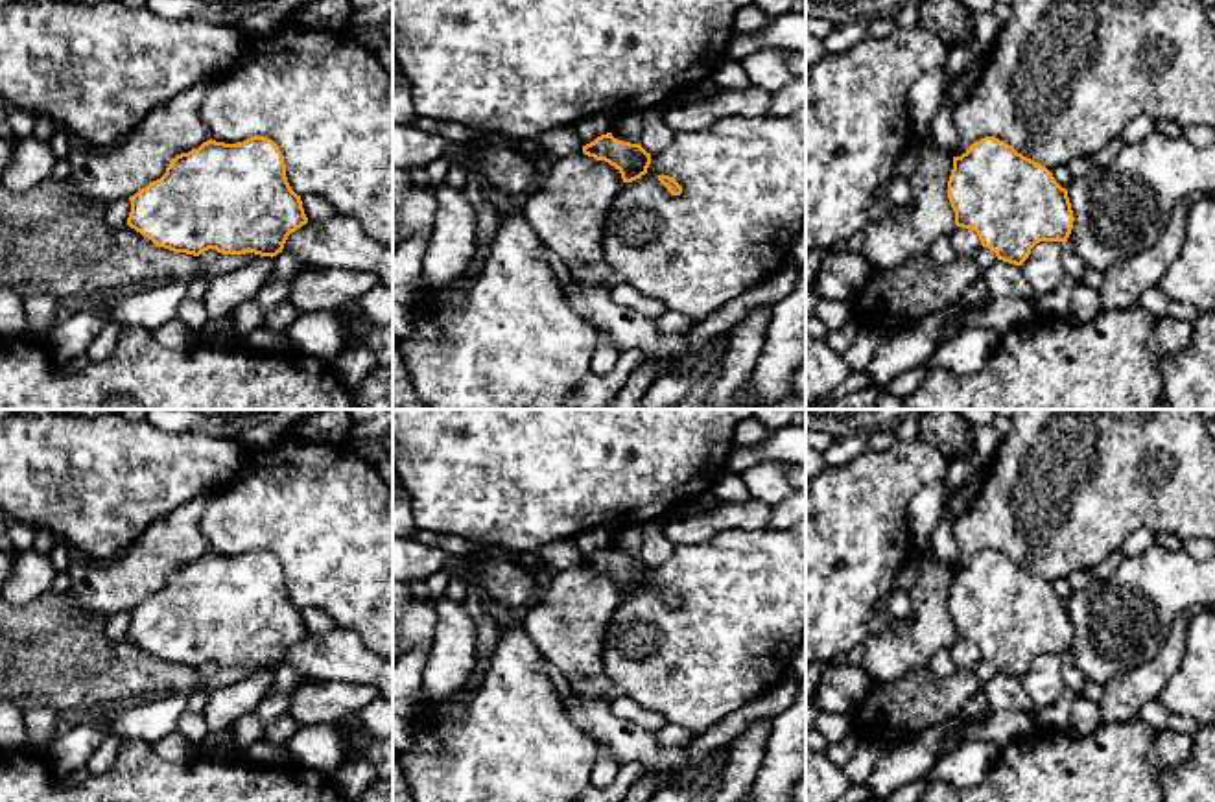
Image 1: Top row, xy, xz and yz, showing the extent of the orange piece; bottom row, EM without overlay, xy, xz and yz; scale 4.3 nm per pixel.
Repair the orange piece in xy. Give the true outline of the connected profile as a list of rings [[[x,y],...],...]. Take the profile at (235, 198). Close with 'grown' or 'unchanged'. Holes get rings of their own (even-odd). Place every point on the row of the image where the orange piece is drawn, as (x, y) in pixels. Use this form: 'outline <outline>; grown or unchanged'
outline [[[267,136],[243,142],[203,142],[170,160],[166,173],[129,197],[127,225],[173,253],[199,256],[208,249],[221,254],[254,253],[277,256],[291,232],[308,223],[301,195],[286,177],[284,155]]]; unchanged

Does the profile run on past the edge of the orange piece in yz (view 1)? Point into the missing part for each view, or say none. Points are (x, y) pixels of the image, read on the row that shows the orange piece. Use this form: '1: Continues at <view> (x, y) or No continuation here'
1: No continuation here

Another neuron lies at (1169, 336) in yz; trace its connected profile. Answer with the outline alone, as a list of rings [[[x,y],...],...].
[[[1162,315],[1154,323],[1150,345],[1160,356],[1171,356],[1184,350],[1191,343],[1191,336],[1193,323]]]

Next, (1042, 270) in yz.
[[[1040,242],[1021,264],[1021,273],[1036,297],[1053,291],[1066,277],[1062,269],[1062,242]]]

